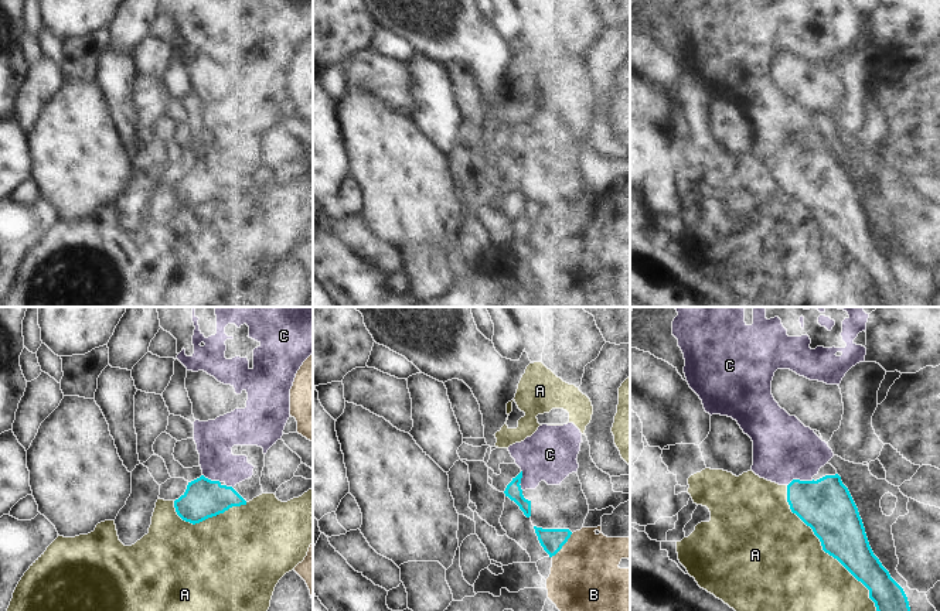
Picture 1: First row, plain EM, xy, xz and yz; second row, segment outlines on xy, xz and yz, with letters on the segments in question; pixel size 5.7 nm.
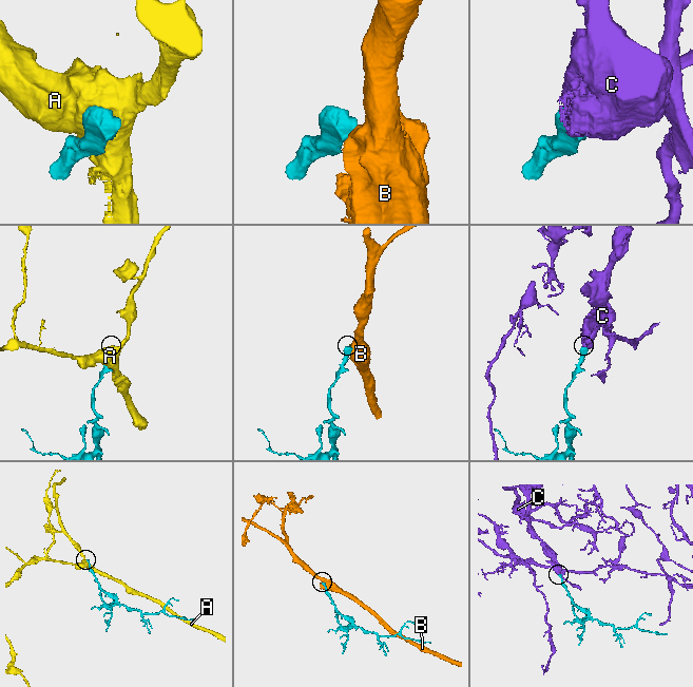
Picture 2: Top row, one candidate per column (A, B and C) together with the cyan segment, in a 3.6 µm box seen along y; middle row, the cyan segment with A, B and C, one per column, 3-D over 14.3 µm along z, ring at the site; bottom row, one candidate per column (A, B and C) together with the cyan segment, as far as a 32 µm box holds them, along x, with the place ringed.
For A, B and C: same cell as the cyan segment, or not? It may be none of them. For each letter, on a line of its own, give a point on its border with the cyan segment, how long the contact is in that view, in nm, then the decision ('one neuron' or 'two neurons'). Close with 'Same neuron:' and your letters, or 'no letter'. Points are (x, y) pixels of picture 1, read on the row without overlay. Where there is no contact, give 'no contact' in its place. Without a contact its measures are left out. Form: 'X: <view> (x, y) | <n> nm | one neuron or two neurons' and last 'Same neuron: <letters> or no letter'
A: yz (830, 238) | 950 nm | two neurons
B: xz (562, 228) | 180 nm | two neurons
C: yz (799, 163) | 160 nm | one neuron
Same neuron: C

